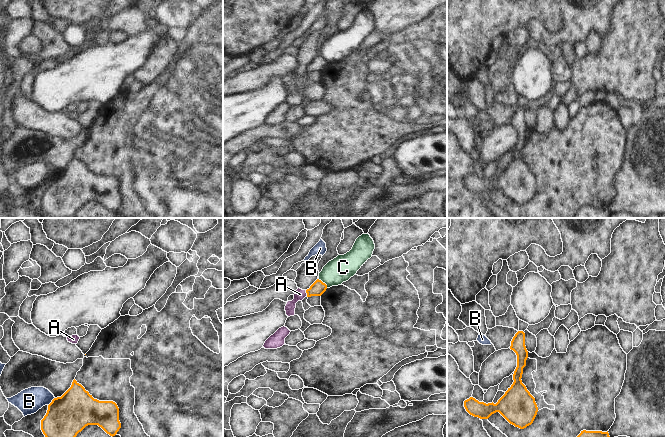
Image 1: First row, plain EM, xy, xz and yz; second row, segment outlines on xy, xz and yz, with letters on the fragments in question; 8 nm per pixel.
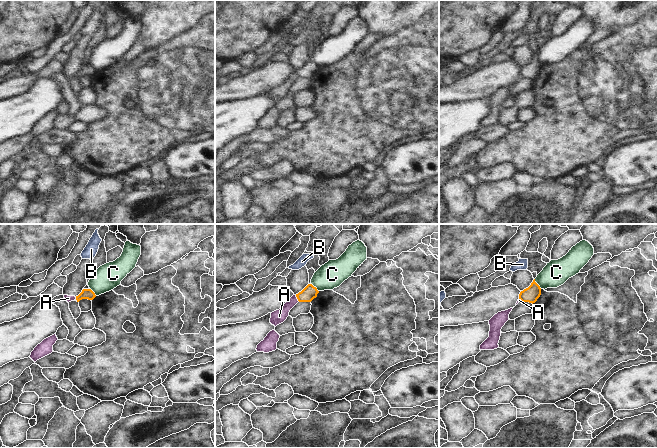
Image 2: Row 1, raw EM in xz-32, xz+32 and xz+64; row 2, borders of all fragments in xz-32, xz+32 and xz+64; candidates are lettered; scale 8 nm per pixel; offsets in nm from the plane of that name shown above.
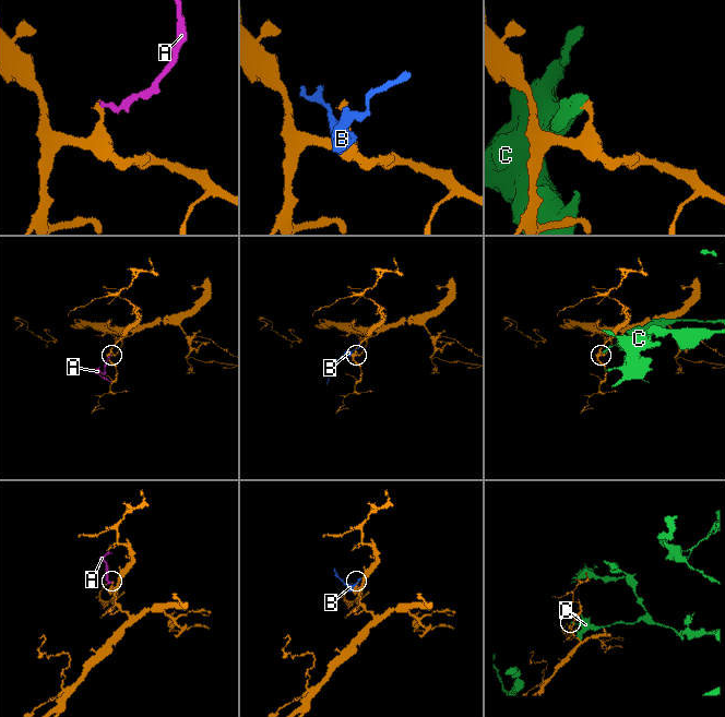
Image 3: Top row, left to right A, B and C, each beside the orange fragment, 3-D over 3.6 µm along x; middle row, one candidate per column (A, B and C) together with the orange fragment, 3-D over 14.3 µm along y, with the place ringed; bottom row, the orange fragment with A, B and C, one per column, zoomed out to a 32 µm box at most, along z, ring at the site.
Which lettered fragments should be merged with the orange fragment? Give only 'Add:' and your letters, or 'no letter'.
Add: no letter

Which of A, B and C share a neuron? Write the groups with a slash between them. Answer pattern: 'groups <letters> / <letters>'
groups A / B / C

